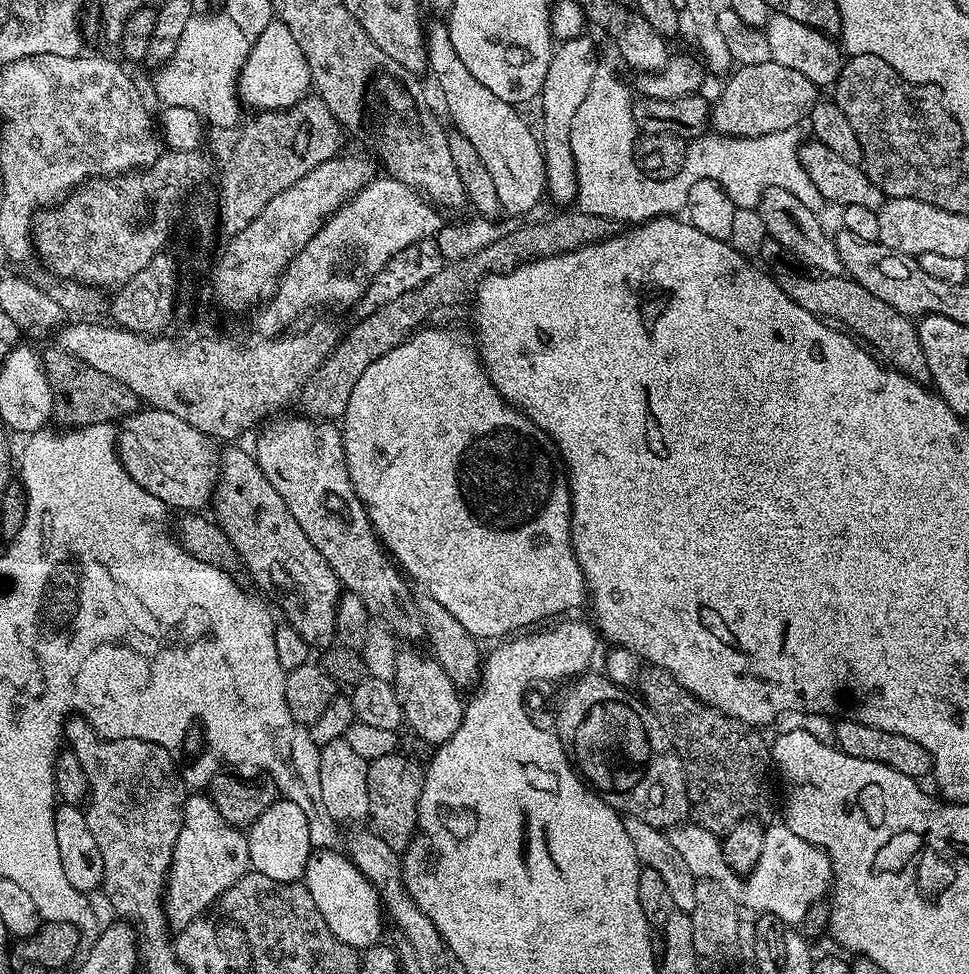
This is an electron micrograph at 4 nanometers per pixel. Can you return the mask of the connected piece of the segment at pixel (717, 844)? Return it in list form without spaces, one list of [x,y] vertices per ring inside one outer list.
[[[685,822],[669,829],[667,835],[671,845],[682,854],[696,879],[718,881],[741,909],[753,909],[756,914],[769,912],[778,917],[785,926],[796,926],[801,923],[806,910],[814,902],[829,895],[833,887],[832,863],[818,845],[807,844],[782,822],[771,824],[764,829],[764,856],[758,858],[754,870],[744,877],[733,872],[725,862],[719,835],[702,824]]]

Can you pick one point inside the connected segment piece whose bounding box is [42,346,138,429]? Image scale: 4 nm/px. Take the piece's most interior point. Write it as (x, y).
(86, 396)

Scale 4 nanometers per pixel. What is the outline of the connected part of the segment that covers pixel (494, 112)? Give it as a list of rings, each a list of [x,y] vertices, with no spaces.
[[[440,18],[426,28],[426,51],[428,53],[428,70],[432,72],[444,98],[444,104],[454,122],[455,131],[470,139],[482,164],[490,171],[490,178],[493,179],[494,190],[497,191],[501,209],[507,214],[526,214],[534,209],[541,198],[545,197],[547,191],[547,180],[545,178],[545,166],[547,159],[541,150],[541,141],[536,132],[526,124],[525,120],[518,114],[519,109],[498,98],[497,95],[485,84],[478,82],[467,69],[462,58],[450,39],[449,26],[445,19]]]

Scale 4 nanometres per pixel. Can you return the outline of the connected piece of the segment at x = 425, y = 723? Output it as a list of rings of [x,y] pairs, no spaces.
[[[405,647],[398,654],[394,681],[396,697],[404,711],[404,724],[412,727],[426,743],[439,746],[455,736],[460,729],[466,704],[463,699],[460,701],[461,693],[456,683],[446,674],[446,670],[442,670],[442,666],[438,666],[438,662],[431,655],[423,651],[415,652],[412,648],[415,647]]]

